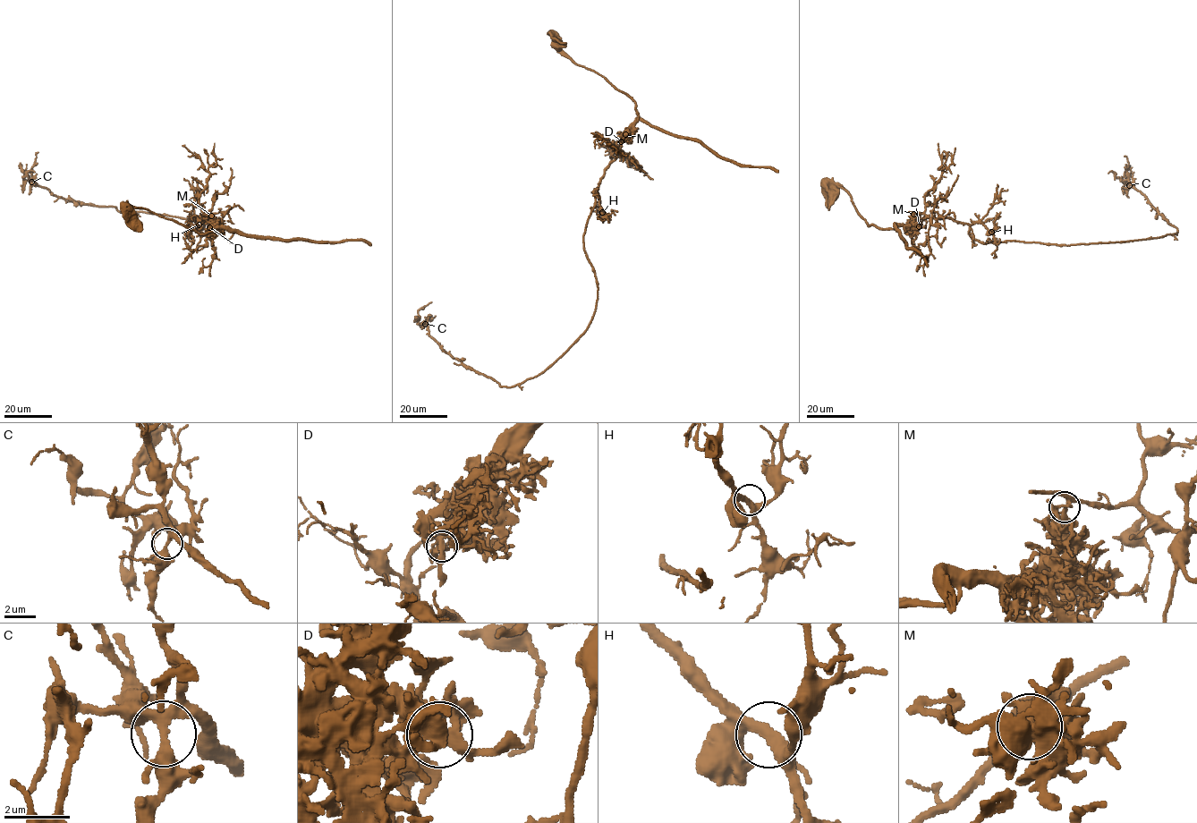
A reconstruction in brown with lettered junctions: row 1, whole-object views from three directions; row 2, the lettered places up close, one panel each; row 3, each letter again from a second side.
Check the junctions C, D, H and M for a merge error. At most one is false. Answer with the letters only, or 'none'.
M

